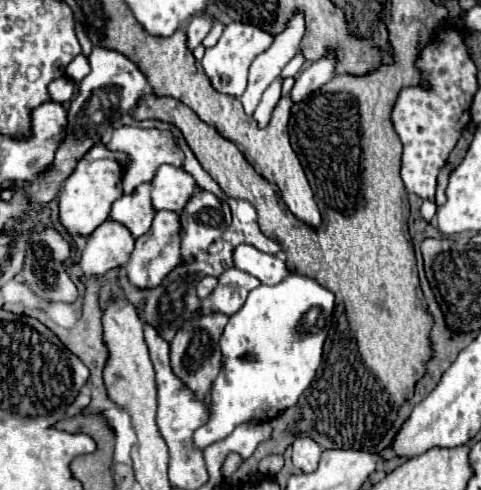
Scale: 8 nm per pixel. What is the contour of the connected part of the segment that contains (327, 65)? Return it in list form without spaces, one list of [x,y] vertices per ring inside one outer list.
[[[326,51],[326,55],[322,59],[316,59],[310,67],[306,67],[296,79],[296,85],[292,89],[292,101],[298,103],[306,95],[314,93],[324,83],[328,83],[334,77],[336,65],[338,65],[338,57],[334,55],[334,51]]]

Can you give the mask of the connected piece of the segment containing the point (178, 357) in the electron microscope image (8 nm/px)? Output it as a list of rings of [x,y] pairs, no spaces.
[[[196,311],[196,313],[200,313],[200,319],[198,317],[188,319],[186,325],[178,329],[178,335],[174,335],[174,339],[170,341],[170,365],[174,375],[182,379],[182,383],[194,393],[194,397],[198,401],[204,401],[222,367],[218,339],[230,317],[222,315],[220,311],[216,311],[214,315],[202,315],[202,311]]]

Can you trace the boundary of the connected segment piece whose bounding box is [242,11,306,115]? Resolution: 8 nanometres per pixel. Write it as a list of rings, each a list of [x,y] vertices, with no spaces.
[[[294,11],[294,15],[286,23],[286,31],[282,31],[282,35],[274,39],[270,49],[266,49],[262,55],[258,55],[252,61],[248,75],[248,89],[242,95],[242,105],[248,115],[254,113],[264,89],[282,73],[284,65],[294,57],[302,41],[304,29],[306,23],[302,11]]]

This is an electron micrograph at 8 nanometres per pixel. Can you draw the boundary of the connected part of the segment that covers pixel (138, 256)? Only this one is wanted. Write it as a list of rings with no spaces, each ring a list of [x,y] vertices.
[[[156,211],[152,227],[146,235],[136,239],[136,247],[126,263],[126,275],[130,283],[140,289],[152,289],[180,263],[180,215],[174,211]]]

